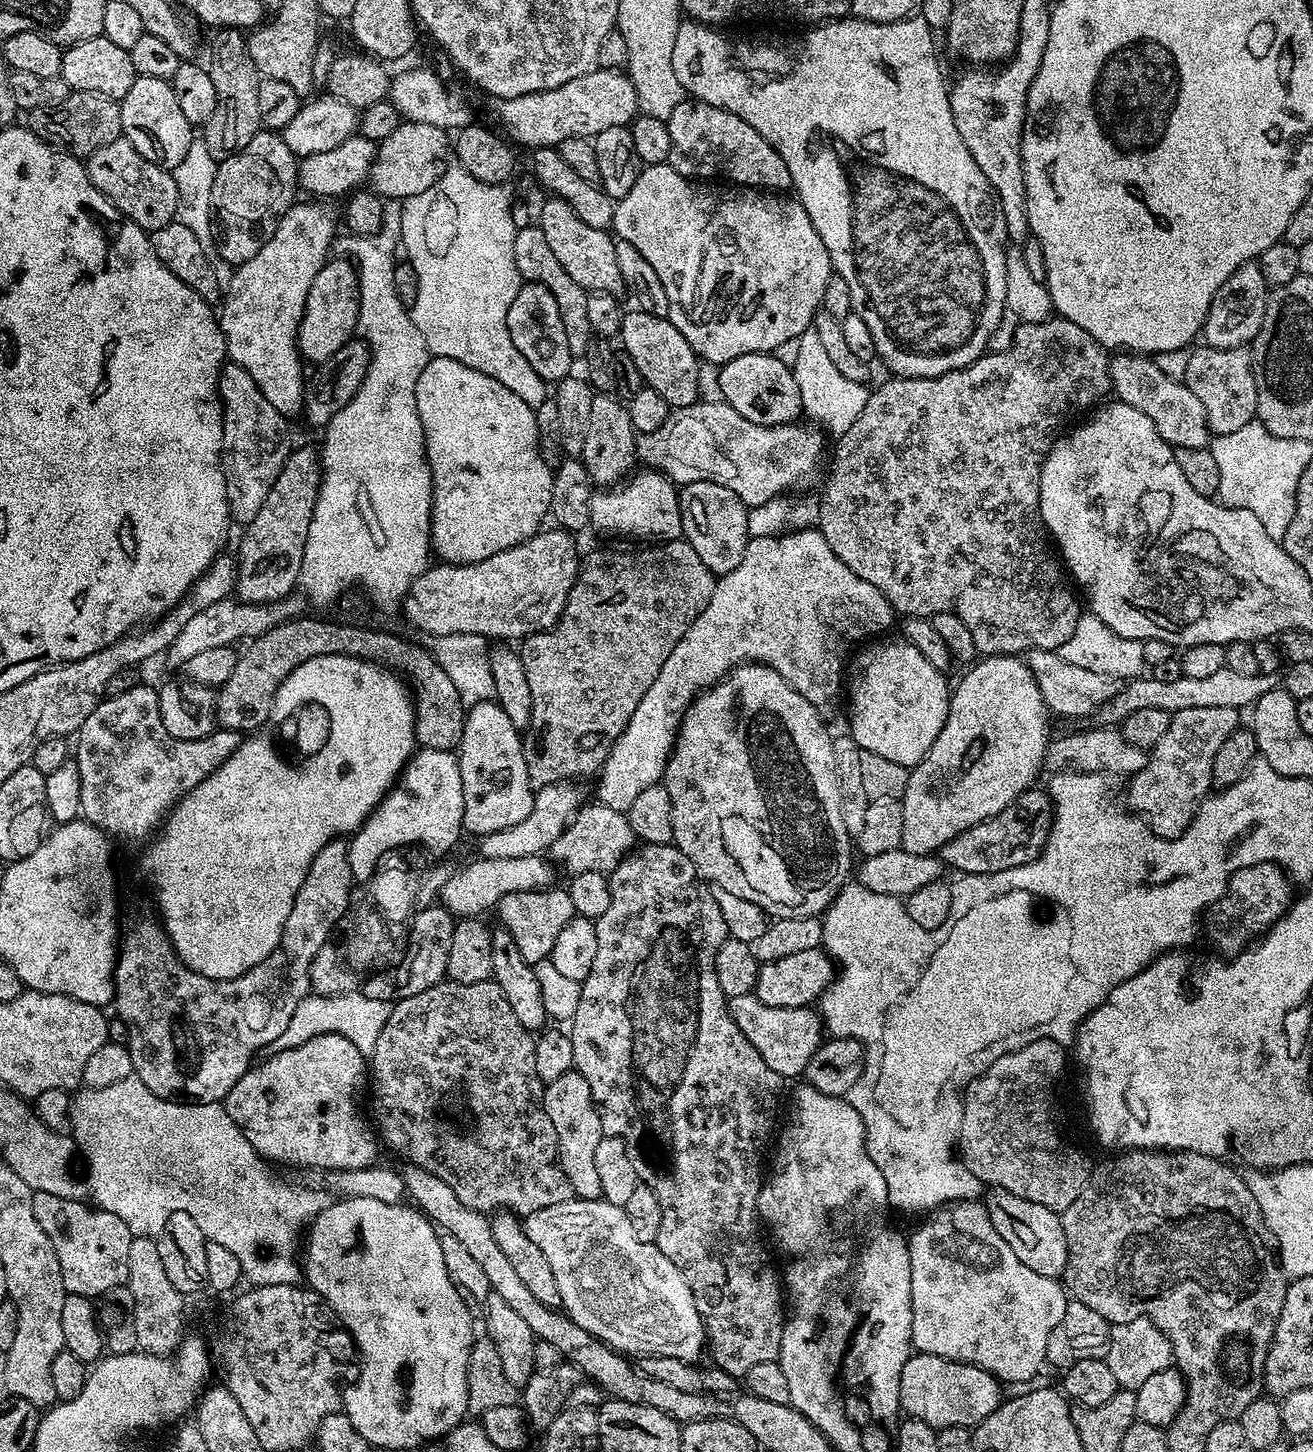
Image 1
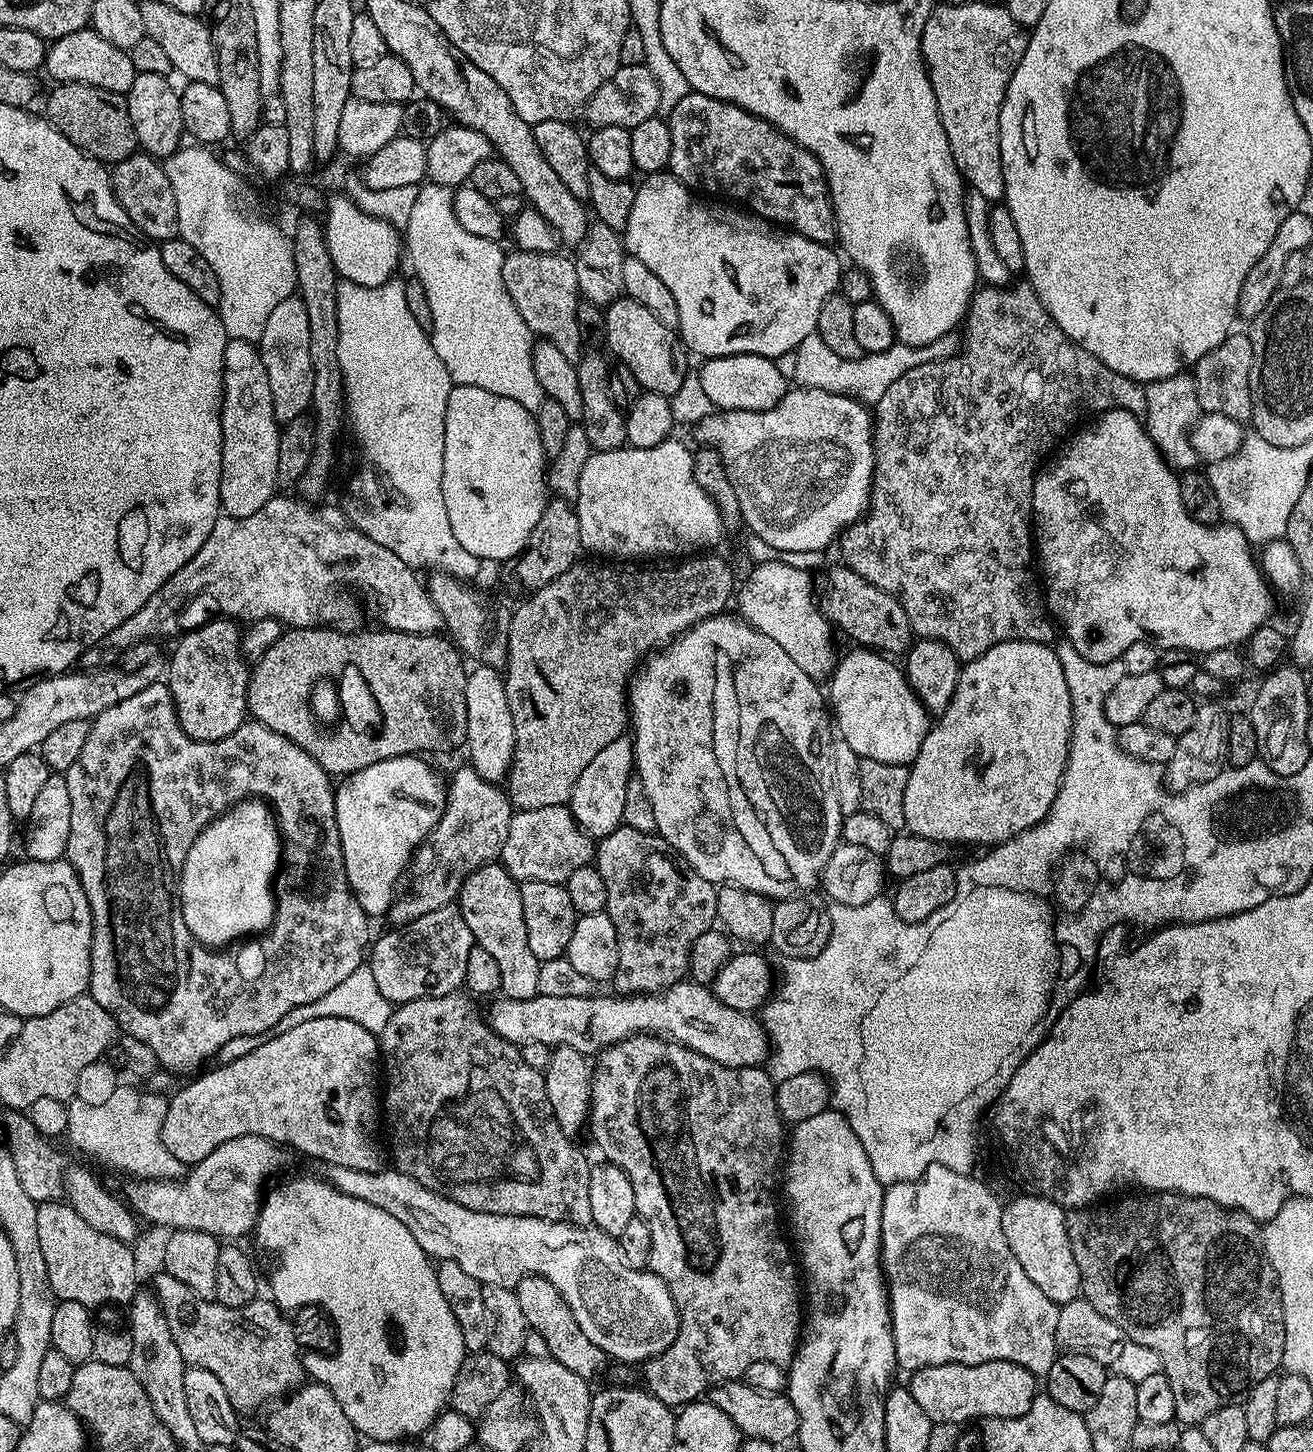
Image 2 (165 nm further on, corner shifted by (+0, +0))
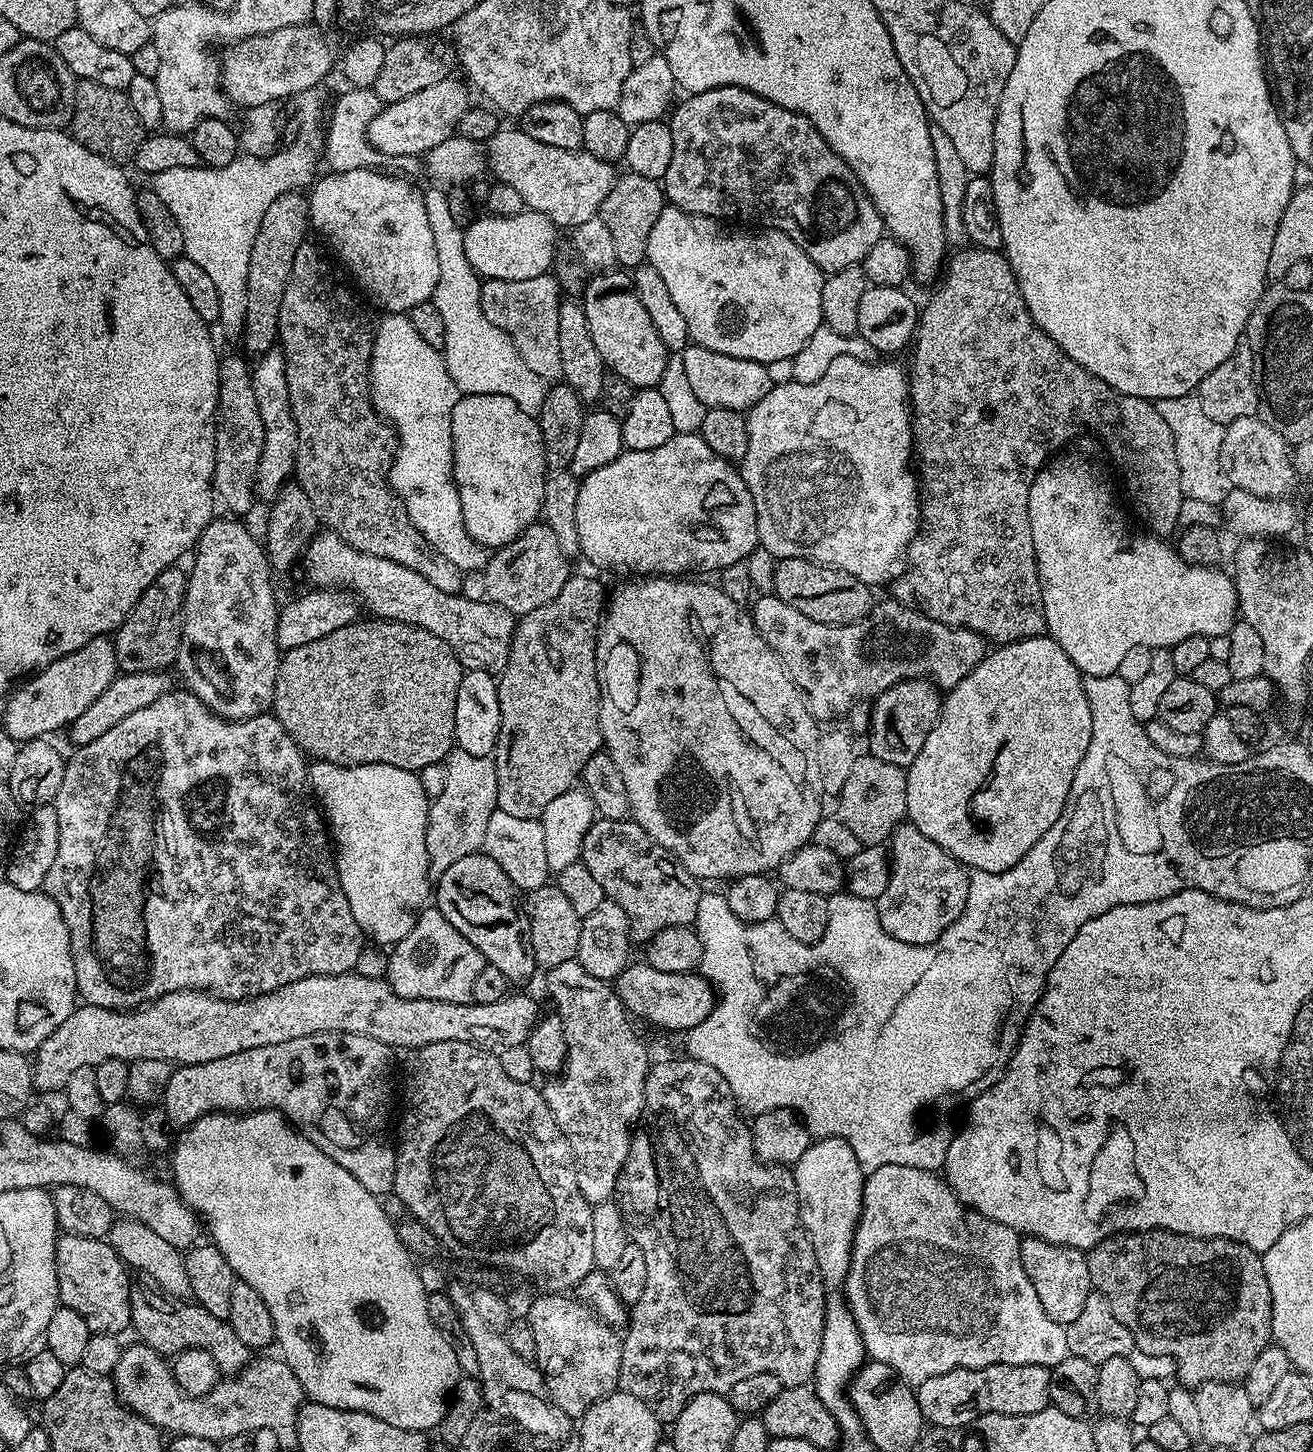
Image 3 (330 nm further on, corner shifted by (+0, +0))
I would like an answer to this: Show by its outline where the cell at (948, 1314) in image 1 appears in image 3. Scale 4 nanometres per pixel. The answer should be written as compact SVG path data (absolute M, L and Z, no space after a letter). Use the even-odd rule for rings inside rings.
M878 1166L878 1170L867 1173L860 1221L852 1243L850 1270L842 1289L842 1295L848 1301L848 1308L852 1311L852 1317L860 1331L865 1353L871 1359L890 1366L890 1370L894 1370L907 1384L913 1386L926 1382L926 1378L946 1374L955 1368L985 1368L995 1364L1042 1366L1050 1369L1058 1366L1058 1362L1068 1357L1066 1327L1046 1315L1046 1310L1042 1307L1042 1301L1030 1283L1030 1278L1026 1278L1026 1270L1022 1270L1020 1257L1021 1239L1021 1233L1010 1226L1002 1226L1002 1222L994 1222L978 1214L973 1208L966 1207L952 1192L948 1181L936 1172L927 1172L910 1166Z

